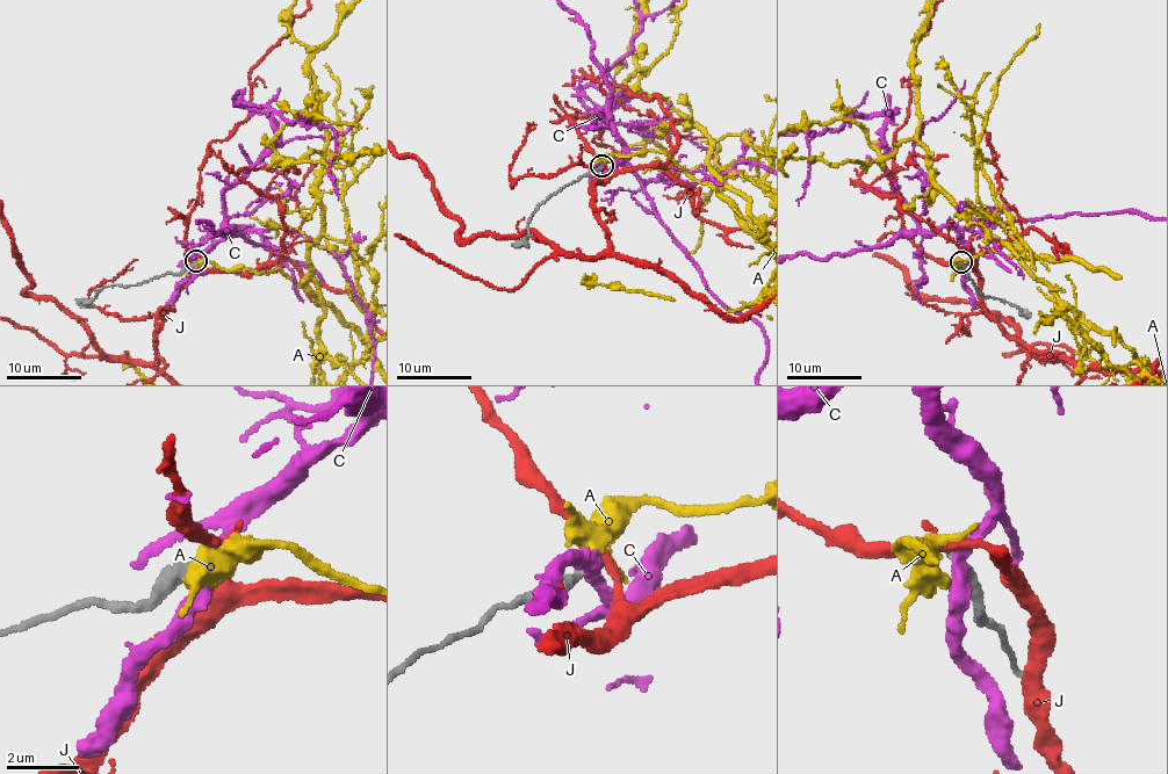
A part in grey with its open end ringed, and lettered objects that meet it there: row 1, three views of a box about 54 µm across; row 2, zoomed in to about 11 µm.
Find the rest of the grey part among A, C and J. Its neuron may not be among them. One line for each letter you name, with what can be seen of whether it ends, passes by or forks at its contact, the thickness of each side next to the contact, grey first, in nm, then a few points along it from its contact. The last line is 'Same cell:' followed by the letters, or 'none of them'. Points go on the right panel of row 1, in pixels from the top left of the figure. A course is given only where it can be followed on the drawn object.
A: it passes by | 200/320 nm
Same cell: A

